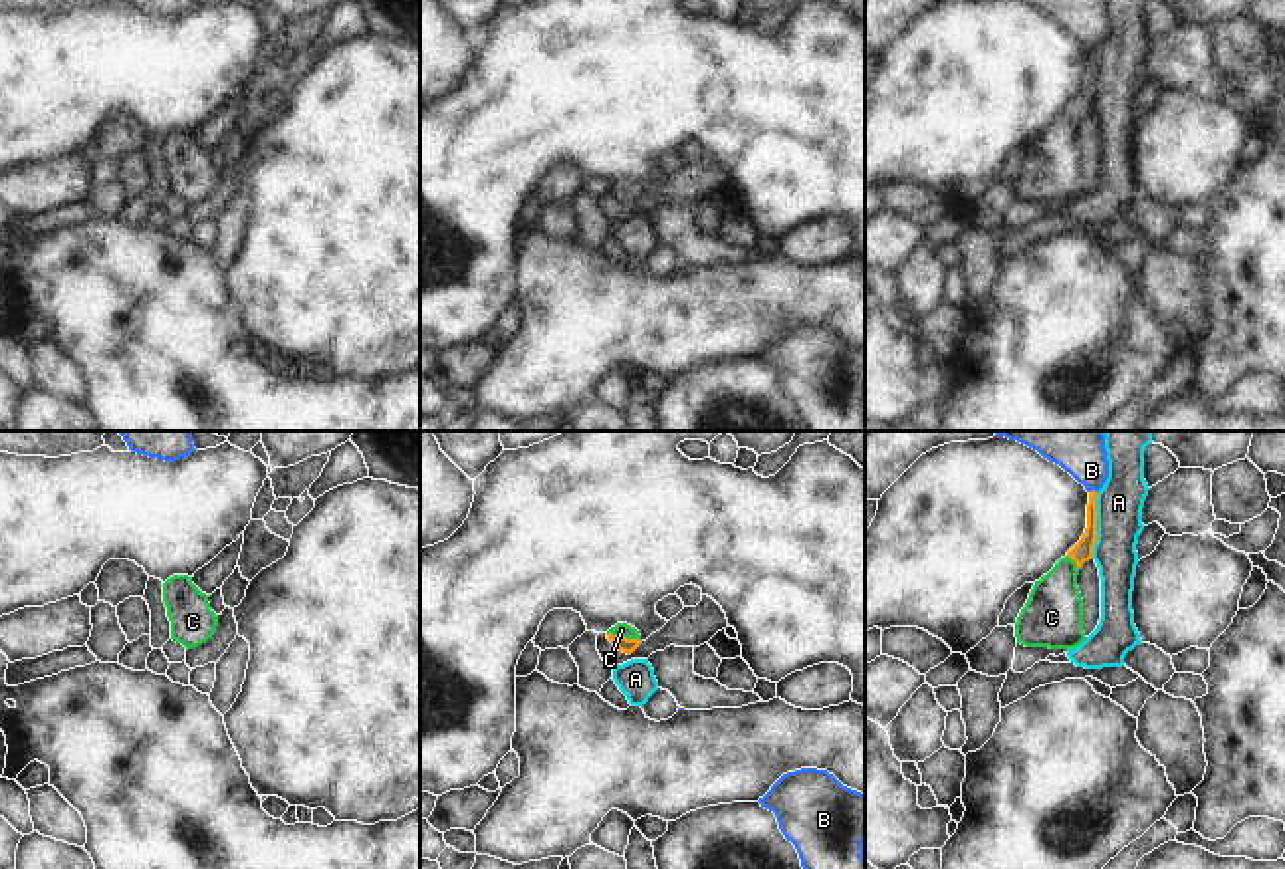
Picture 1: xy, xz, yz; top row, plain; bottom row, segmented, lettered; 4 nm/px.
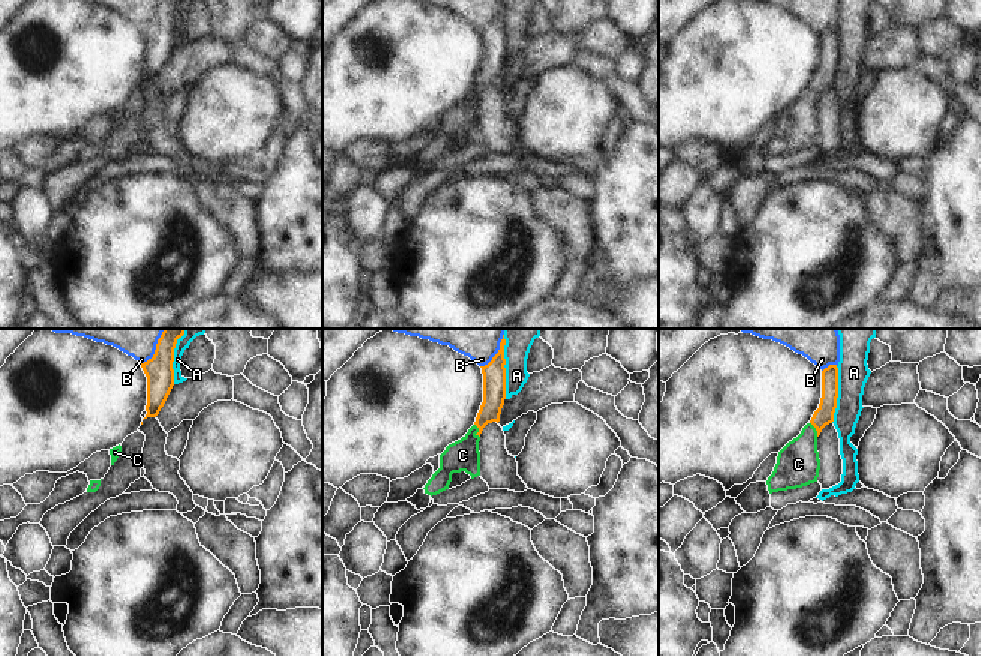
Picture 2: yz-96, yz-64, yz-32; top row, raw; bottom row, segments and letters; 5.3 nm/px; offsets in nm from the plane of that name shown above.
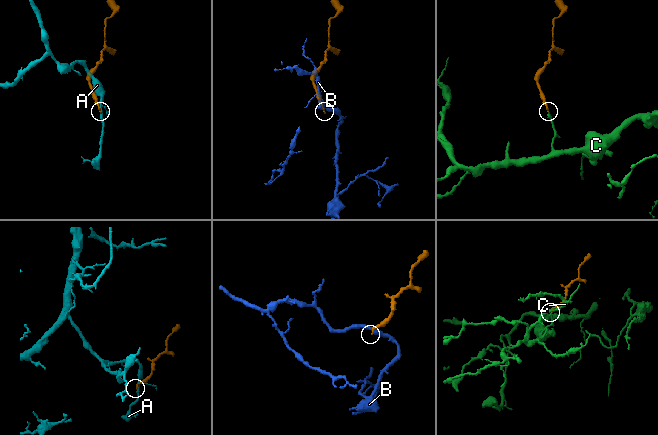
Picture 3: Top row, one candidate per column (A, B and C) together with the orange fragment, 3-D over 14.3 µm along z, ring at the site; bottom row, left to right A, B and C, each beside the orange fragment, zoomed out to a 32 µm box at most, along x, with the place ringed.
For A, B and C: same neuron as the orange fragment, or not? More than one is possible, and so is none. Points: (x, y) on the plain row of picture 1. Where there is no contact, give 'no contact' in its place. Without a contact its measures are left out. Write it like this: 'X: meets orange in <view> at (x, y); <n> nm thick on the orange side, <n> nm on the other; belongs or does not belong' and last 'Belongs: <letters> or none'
A: meets orange in yz at (1095, 82); 90 nm thick on the orange side, 190 nm on the other; does not belong
B: meets orange in yz at (1091, 46); 80 nm thick on the orange side, 160 nm on the other; does not belong
C: meets orange in xz at (623, 193); 60 nm thick on the orange side, 60 nm on the other; belongs
Belongs: C

